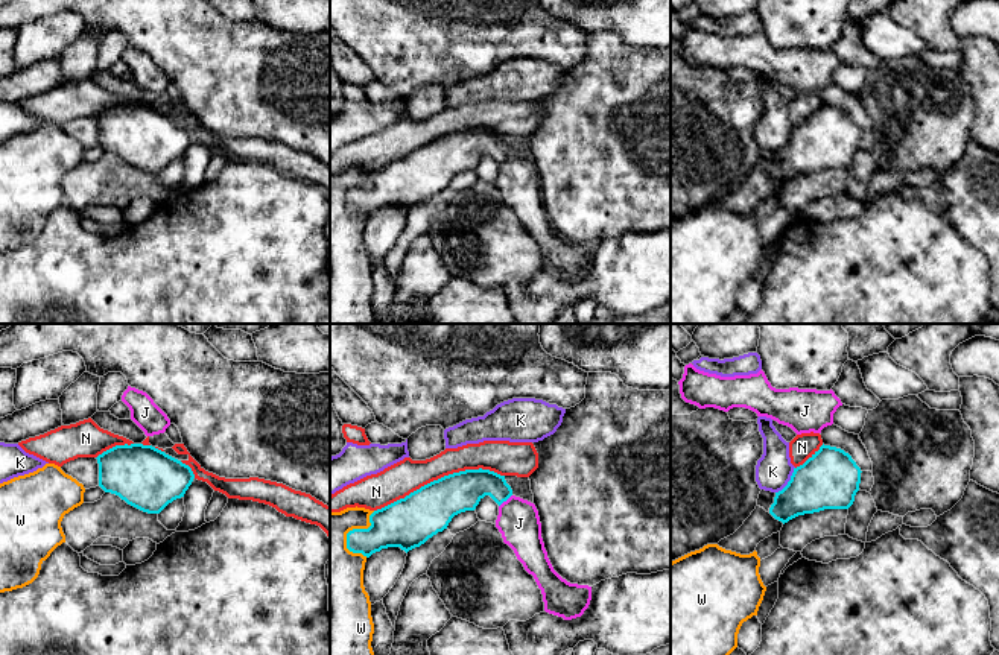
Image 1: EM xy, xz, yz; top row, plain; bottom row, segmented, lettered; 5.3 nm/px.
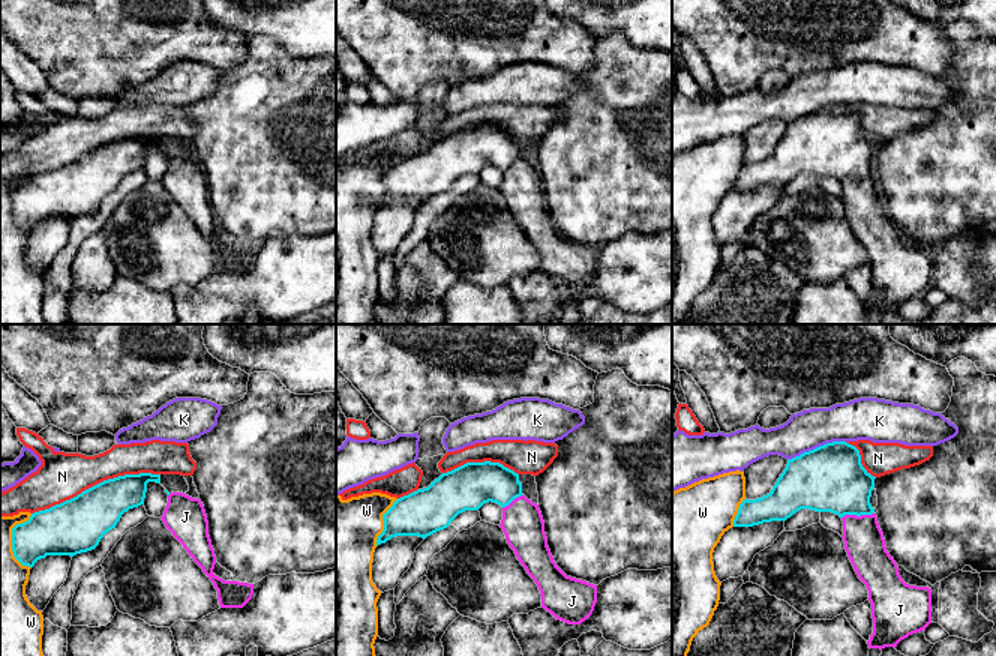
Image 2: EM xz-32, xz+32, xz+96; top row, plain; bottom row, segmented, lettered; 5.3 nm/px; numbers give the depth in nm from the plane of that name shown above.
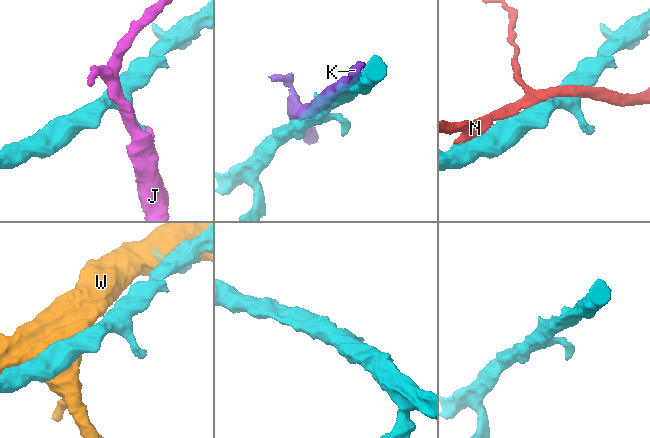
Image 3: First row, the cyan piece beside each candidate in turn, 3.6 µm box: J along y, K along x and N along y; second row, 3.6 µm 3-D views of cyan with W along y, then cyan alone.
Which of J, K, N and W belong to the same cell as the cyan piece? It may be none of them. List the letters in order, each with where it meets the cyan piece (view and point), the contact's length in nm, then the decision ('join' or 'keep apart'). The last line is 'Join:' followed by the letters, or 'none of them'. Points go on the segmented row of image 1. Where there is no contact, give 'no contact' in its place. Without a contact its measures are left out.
J: xz (505, 500) | 100 nm | keep apart
K: yz (789, 480) | 170 nm | keep apart
N: xz (438, 479) | 700 nm | join
W: xz (356, 529) | 260 nm | keep apart
Join: N

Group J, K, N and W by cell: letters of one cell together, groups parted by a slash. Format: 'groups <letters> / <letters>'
groups J / K / N / W

